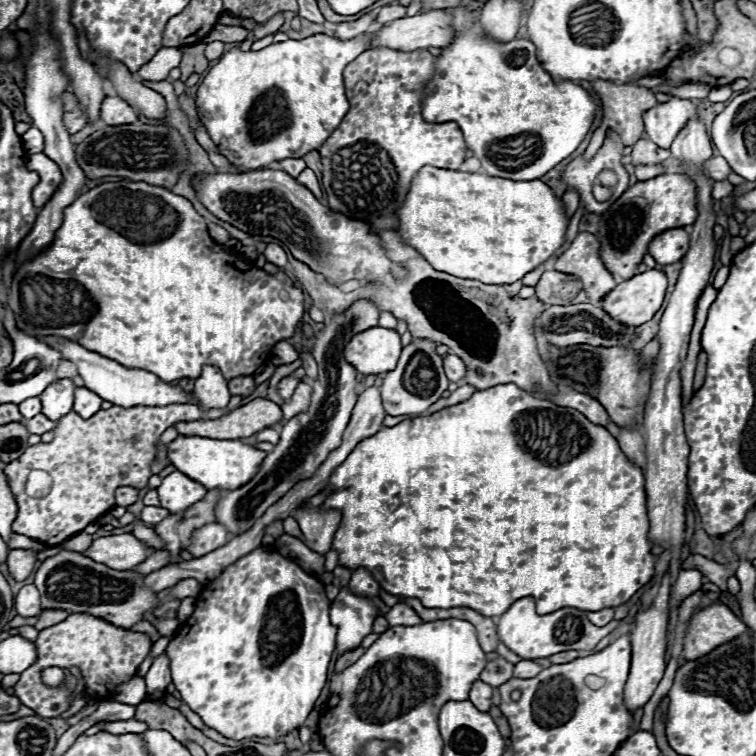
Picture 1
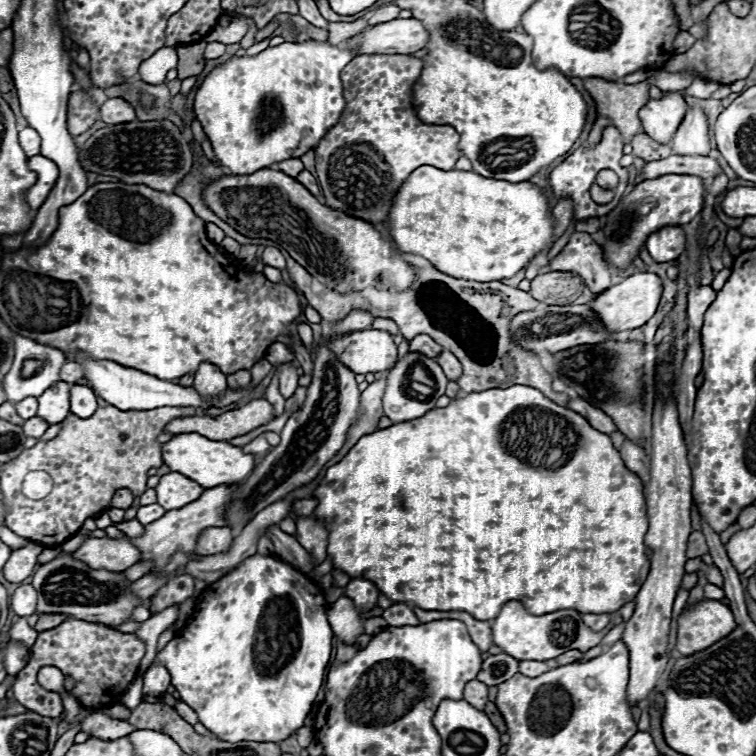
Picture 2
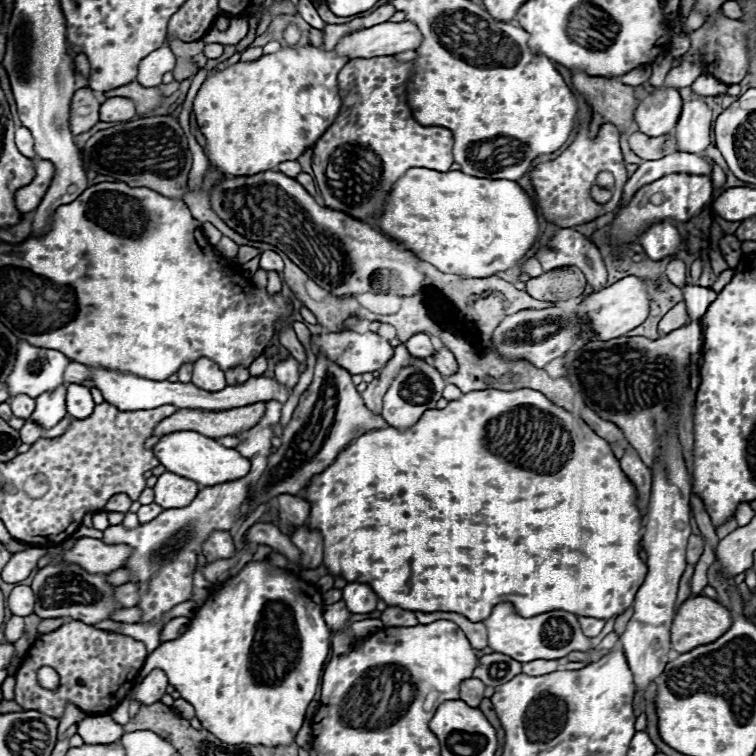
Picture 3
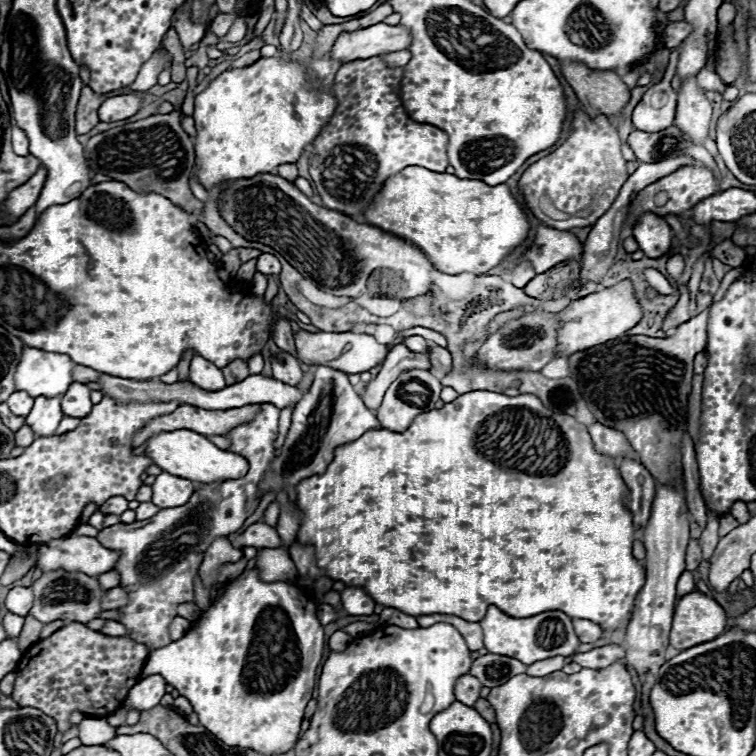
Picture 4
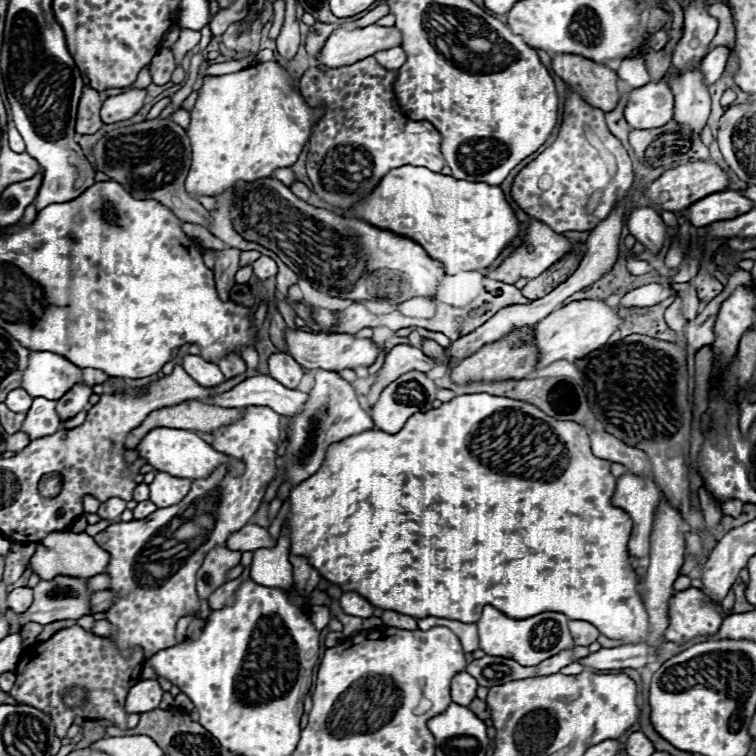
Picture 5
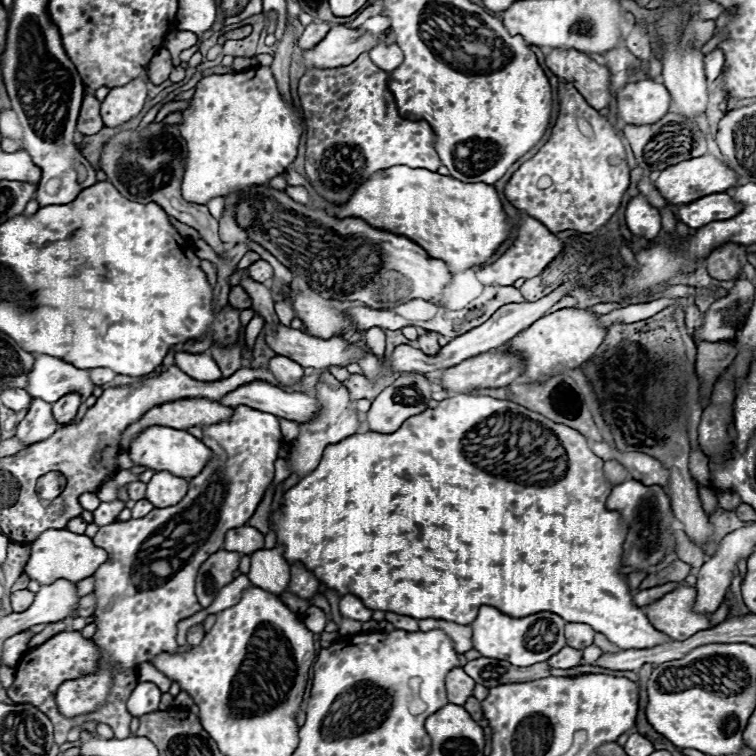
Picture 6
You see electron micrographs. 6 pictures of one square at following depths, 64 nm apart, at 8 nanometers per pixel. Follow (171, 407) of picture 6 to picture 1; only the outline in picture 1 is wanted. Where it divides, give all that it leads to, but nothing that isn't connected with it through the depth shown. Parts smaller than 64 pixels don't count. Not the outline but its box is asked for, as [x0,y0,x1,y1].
[176,398,282,440]

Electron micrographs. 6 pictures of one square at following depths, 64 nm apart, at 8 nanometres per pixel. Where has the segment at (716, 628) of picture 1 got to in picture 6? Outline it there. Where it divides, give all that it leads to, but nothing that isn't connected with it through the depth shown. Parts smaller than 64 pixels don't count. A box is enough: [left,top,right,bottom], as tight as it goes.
[646,586,712,642]

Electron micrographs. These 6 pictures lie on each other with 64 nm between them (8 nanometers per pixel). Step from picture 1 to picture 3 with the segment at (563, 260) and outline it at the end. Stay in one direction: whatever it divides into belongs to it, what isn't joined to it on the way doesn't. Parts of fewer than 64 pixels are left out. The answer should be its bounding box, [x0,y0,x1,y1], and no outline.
[536,228,608,290]

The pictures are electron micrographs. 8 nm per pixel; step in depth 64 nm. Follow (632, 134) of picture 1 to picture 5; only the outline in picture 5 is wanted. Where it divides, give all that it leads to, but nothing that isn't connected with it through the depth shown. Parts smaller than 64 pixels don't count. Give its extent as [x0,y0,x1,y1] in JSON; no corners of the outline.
[552,54,620,112]

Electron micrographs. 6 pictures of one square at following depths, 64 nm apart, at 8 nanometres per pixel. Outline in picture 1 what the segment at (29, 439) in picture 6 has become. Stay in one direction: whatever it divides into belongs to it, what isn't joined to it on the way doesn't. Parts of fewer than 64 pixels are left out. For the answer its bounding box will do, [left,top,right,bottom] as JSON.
[40,378,76,420]

